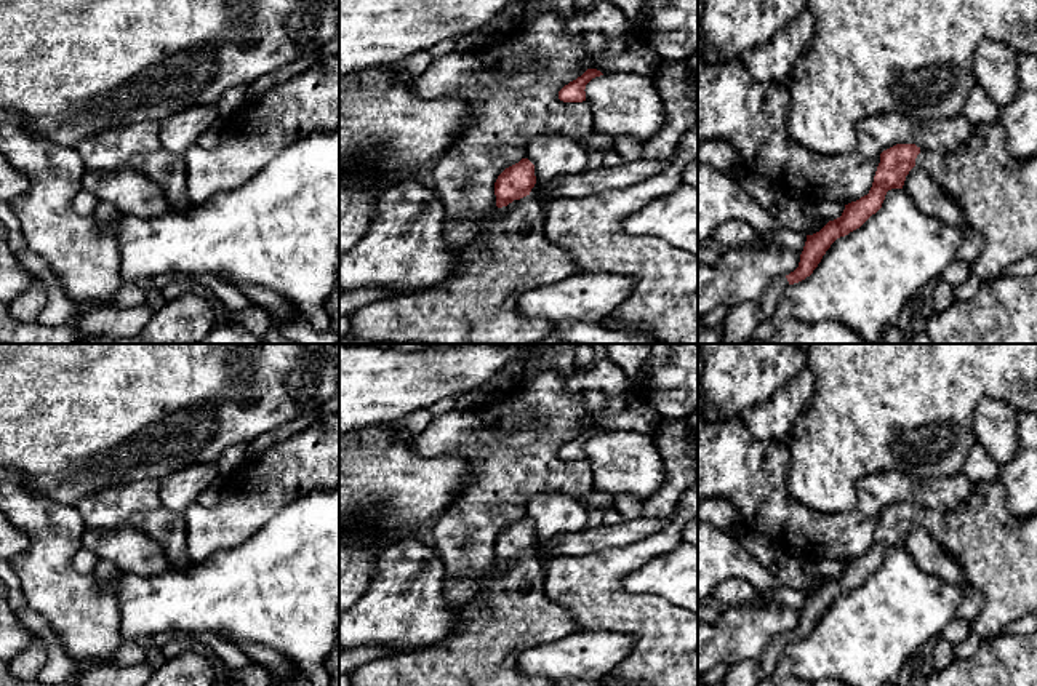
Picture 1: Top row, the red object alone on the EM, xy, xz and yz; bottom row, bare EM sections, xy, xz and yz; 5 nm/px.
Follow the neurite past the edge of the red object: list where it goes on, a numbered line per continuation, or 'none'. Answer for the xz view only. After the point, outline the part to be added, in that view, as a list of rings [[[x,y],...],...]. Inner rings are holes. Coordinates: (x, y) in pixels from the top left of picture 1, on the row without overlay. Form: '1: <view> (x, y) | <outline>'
1: xz (511, 614) | [[[535,553],[523,555],[462,606],[443,640],[370,662],[350,675],[350,686],[554,686],[546,678],[523,675],[518,668],[523,651],[578,632],[573,614],[549,600],[544,588],[546,564]]]

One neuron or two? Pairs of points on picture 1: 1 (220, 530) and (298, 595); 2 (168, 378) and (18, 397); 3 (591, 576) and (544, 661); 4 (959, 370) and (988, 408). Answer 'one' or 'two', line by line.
1: two
2: one
3: two
4: two

